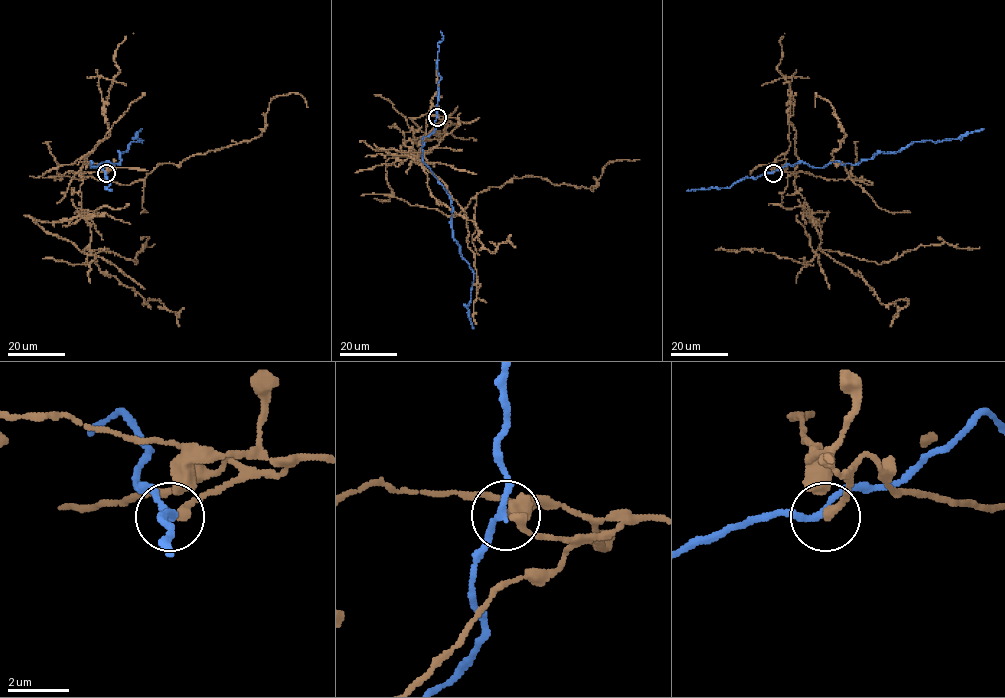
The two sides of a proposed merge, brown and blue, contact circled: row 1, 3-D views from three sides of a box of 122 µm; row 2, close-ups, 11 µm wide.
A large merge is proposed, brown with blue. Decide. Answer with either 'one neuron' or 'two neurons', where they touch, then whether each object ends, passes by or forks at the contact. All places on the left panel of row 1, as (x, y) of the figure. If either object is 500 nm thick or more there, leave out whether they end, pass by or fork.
two neurons; at (106, 173); brown passes by; blue passes by

